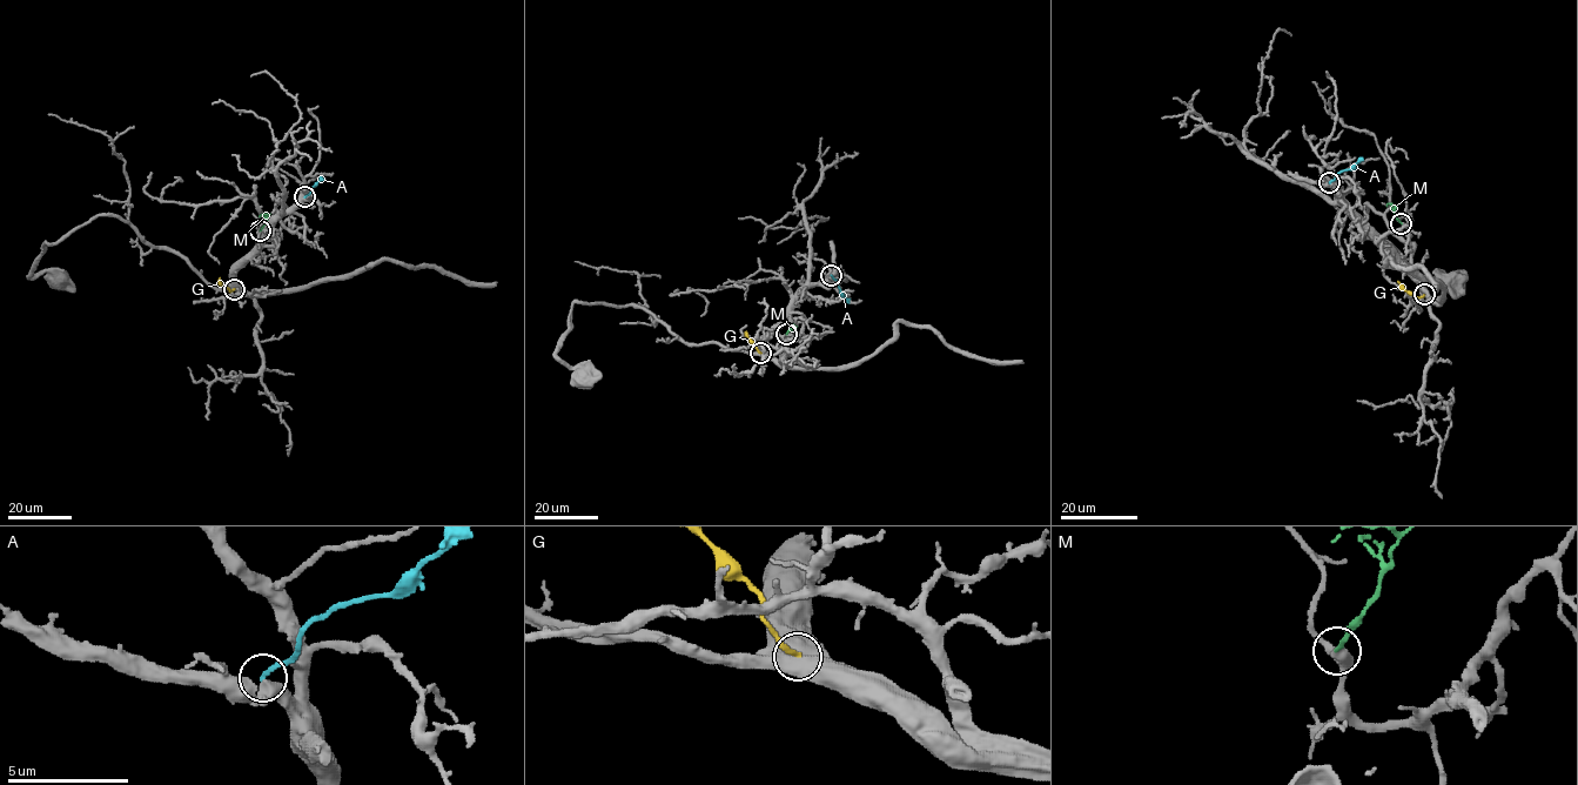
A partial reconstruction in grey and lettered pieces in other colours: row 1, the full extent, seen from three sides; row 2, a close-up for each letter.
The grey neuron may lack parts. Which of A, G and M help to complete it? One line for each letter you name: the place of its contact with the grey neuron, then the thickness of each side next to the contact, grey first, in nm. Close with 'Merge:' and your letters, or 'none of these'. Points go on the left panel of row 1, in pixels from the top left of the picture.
M: contact (260, 230); calibres 440 and 180 nm
Merge: M

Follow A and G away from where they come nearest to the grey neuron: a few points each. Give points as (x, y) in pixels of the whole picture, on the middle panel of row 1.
A: (831, 275), (847, 302)
G: (760, 353), (745, 330)

